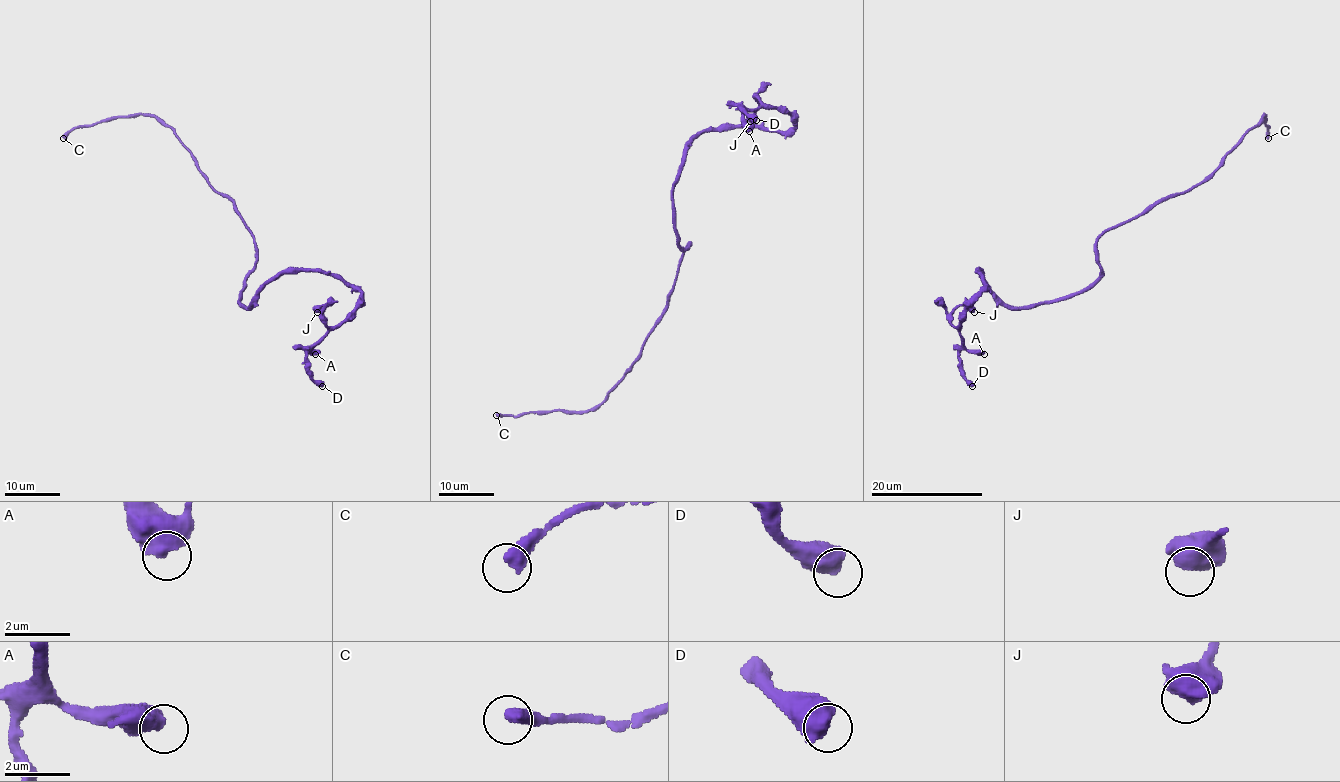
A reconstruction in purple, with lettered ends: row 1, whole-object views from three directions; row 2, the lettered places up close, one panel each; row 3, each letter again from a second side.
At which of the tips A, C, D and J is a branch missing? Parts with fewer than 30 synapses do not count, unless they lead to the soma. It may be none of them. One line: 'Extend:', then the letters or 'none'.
Extend: C

